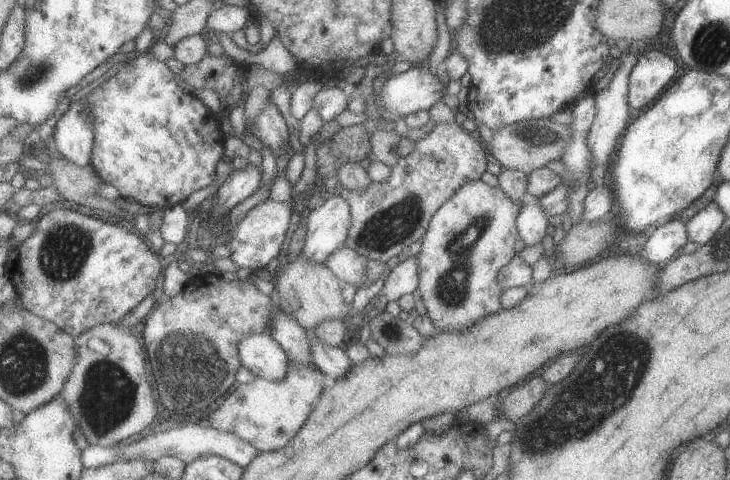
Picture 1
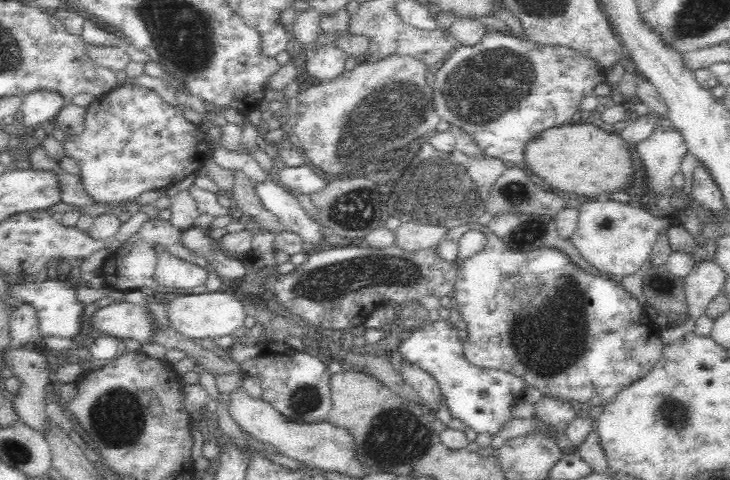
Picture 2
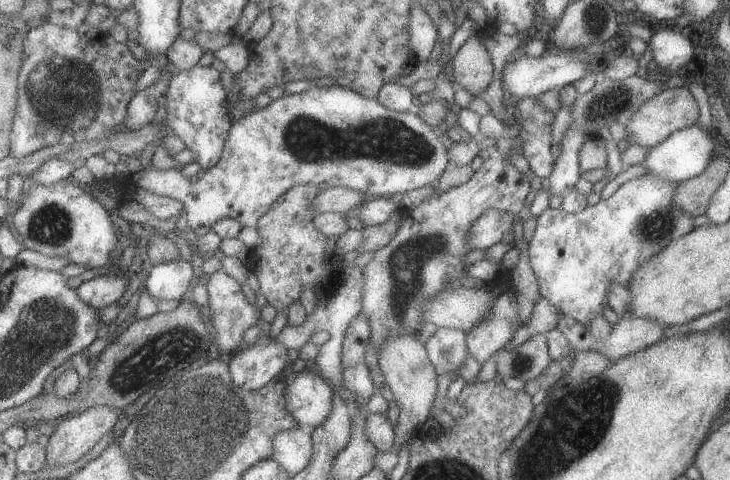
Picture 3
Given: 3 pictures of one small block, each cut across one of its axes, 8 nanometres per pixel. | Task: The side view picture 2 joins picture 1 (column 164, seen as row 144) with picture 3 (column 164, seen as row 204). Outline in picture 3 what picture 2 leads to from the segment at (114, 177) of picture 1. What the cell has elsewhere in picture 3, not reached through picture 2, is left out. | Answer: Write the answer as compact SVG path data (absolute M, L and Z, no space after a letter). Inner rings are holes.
M195 66L193 69L185 71L177 71L170 82L168 102L166 104L166 118L164 119L164 128L167 128L169 135L177 136L187 150L191 150L194 156L194 162L197 162L202 171L215 168L219 164L219 160L223 158L225 152L225 144L229 138L229 132L233 127L231 120L231 110L229 110L229 96L227 90L223 86L221 80L221 72L213 66Z

